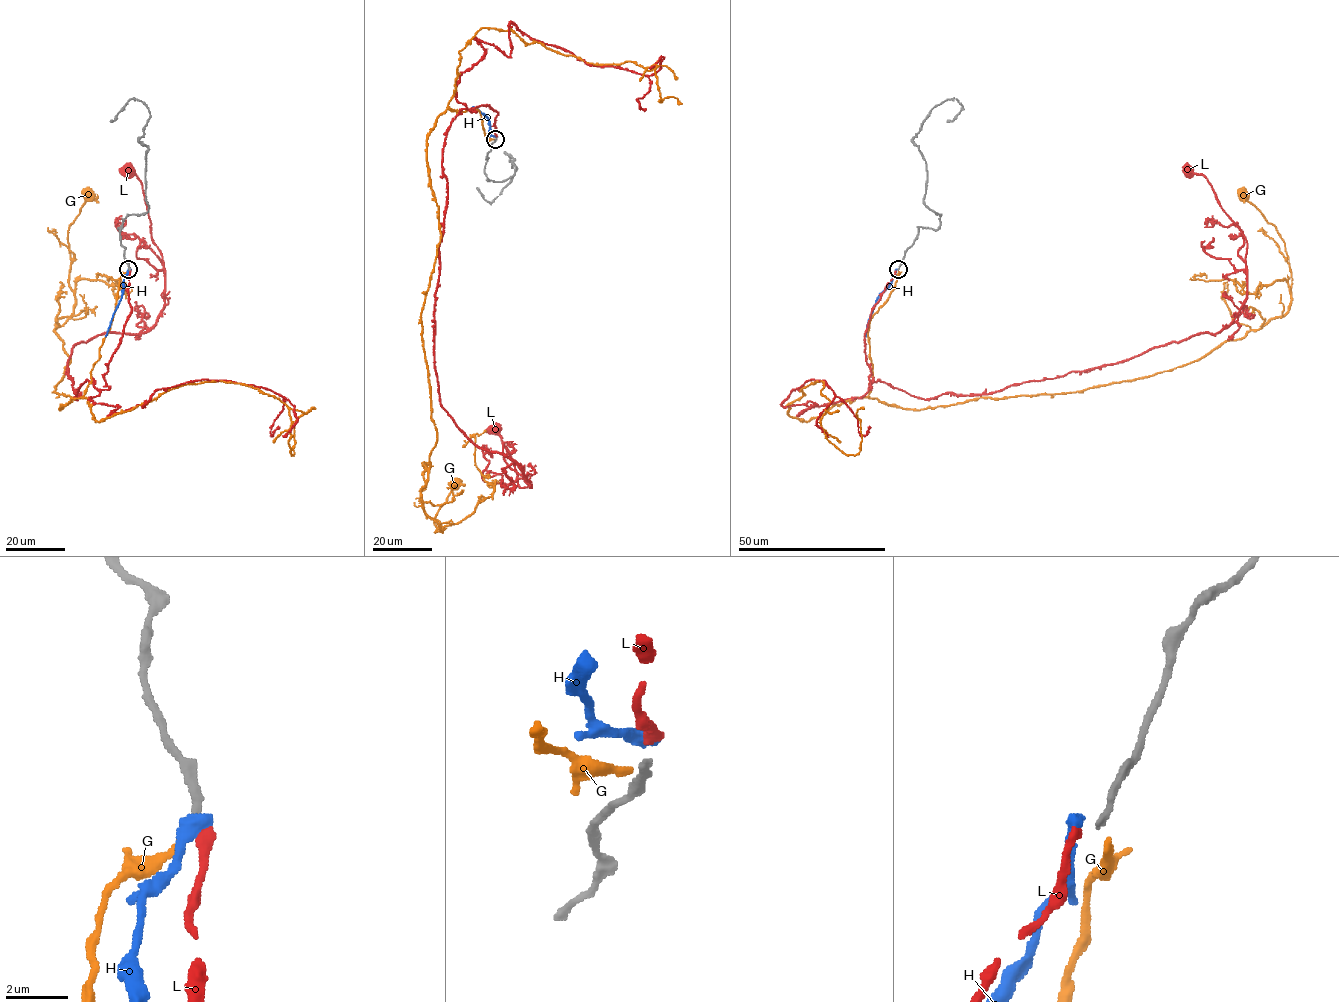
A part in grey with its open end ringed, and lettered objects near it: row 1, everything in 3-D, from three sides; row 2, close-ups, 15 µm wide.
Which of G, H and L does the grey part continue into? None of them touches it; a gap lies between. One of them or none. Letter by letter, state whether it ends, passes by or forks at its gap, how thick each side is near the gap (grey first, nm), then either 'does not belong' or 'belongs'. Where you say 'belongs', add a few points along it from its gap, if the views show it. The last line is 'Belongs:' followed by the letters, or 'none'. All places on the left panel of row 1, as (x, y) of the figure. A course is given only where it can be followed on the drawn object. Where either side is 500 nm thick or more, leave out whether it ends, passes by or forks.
G: it ends; calibres 280 and 240 nm; belongs; course (128, 271), (61, 409), (55, 322), (88, 195)
H: it ends; calibres 280 and 480 nm; does not belong
L: it ends; calibres 280 and 340 nm; does not belong
Belongs: G

